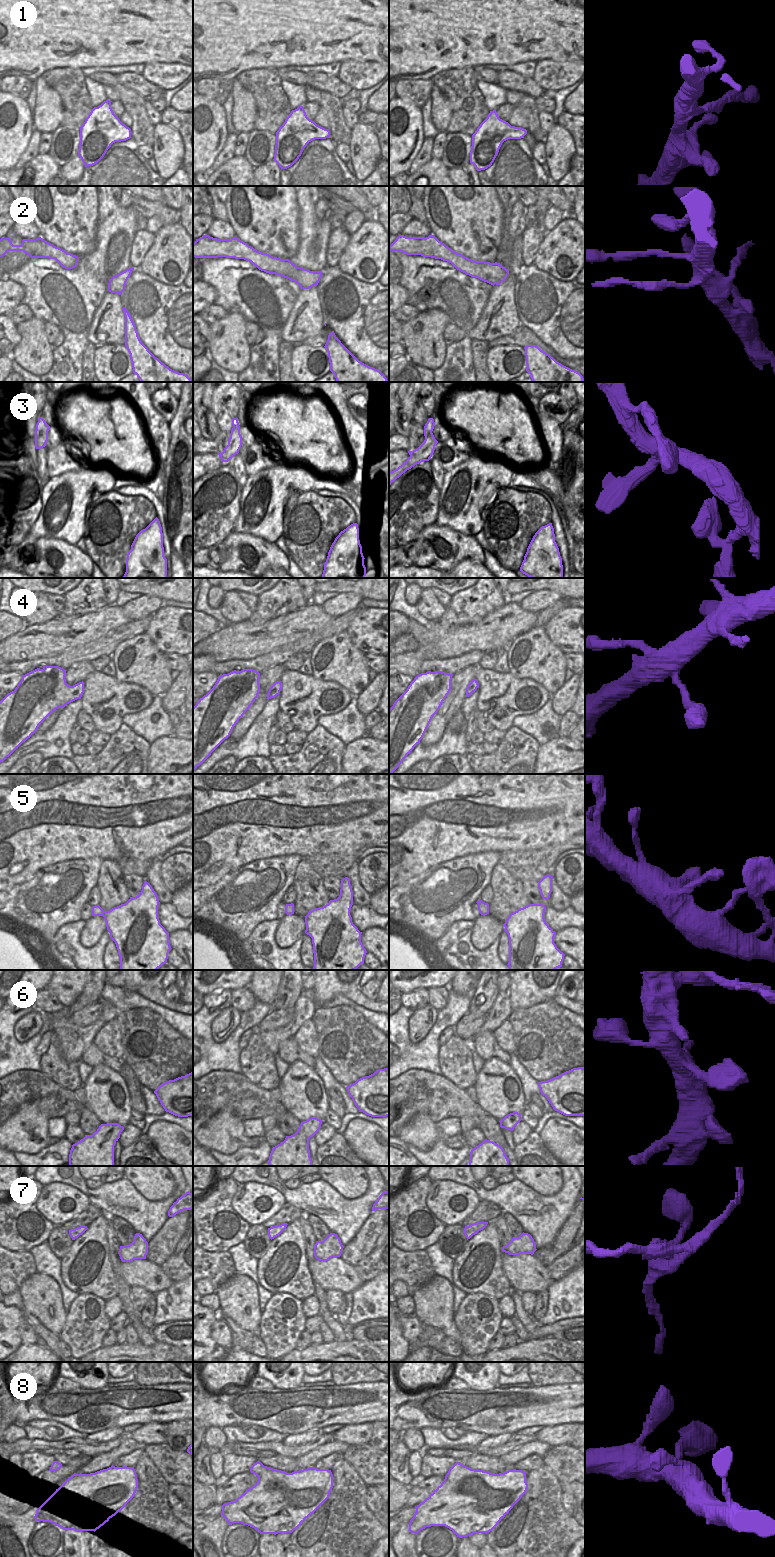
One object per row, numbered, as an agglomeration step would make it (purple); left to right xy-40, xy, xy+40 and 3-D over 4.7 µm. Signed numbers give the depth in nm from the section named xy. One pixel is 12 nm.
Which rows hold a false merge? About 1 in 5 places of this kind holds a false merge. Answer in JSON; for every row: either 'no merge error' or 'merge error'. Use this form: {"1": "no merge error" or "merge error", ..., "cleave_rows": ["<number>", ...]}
{"1": "no merge error", "2": "merge error", "3": "no merge error", "4": "no merge error", "5": "no merge error", "6": "no merge error", "7": "merge error", "8": "no merge error", "cleave_rows": ["2", "7"]}

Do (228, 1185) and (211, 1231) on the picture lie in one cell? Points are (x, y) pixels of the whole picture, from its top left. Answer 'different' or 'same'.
same

